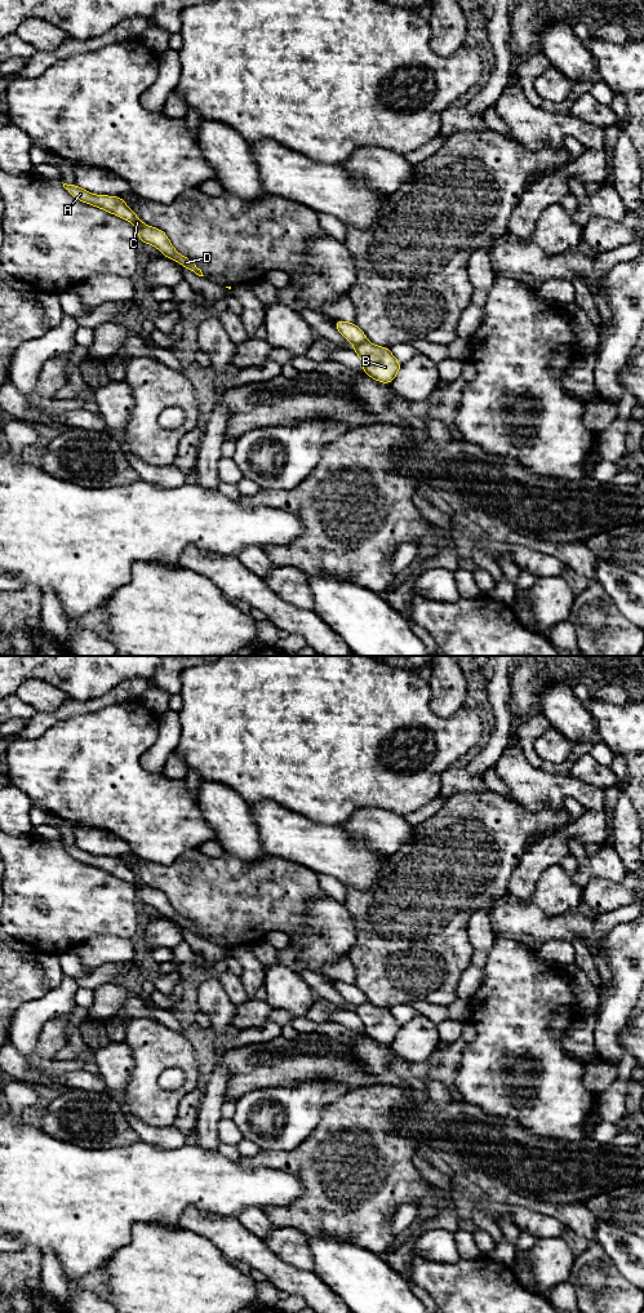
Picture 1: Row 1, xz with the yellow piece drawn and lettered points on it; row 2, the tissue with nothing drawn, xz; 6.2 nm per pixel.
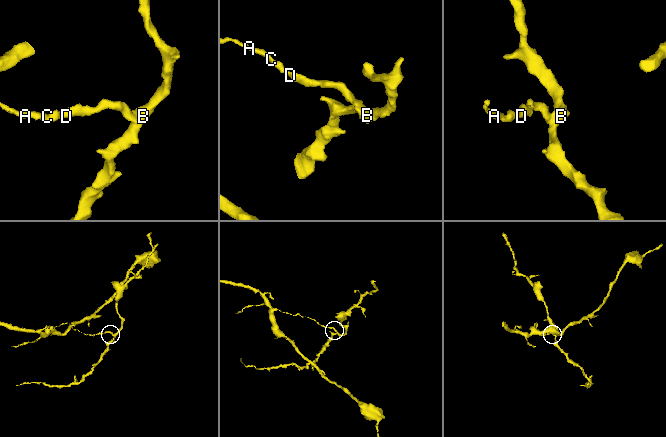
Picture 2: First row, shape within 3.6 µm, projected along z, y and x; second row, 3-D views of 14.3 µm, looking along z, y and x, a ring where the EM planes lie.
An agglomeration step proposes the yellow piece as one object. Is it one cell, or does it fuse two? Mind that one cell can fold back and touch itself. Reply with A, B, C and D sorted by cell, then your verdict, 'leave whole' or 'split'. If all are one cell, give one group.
A C D / B | split

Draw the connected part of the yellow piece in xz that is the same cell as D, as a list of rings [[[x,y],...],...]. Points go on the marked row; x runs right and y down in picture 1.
[[[63,183],[63,187],[77,200],[110,212],[138,229],[138,239],[146,244],[156,247],[165,257],[177,261],[199,276],[204,276],[201,270],[187,257],[179,254],[170,244],[163,230],[145,225],[137,214],[125,204],[120,196],[94,195],[80,188],[77,185]]]

